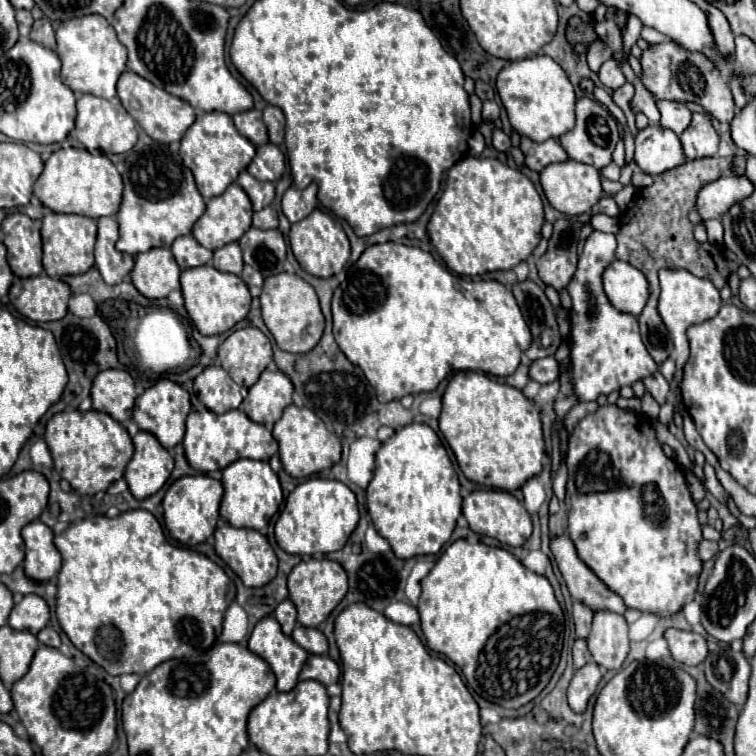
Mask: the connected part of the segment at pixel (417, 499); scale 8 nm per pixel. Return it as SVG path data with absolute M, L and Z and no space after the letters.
M408 424L396 430L396 434L380 446L376 454L374 478L366 490L366 504L376 530L390 542L394 554L402 560L424 554L438 554L440 548L450 540L456 528L456 520L462 514L460 482L446 448L428 424Z

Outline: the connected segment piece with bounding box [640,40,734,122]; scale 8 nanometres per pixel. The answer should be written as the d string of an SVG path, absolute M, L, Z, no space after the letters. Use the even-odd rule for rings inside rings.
M660 42L652 44L648 50L642 52L640 58L642 76L640 80L644 86L656 94L656 98L664 100L688 100L700 104L708 114L712 114L718 122L732 122L734 118L734 100L730 94L728 82L722 78L718 68L698 52L688 52L674 42Z

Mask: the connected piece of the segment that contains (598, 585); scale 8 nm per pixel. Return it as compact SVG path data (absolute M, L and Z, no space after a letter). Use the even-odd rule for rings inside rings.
M560 536L550 542L552 554L556 556L558 568L568 584L568 590L574 600L586 602L590 610L610 610L614 614L624 614L626 606L620 596L610 592L596 574L578 558L576 548L570 538Z

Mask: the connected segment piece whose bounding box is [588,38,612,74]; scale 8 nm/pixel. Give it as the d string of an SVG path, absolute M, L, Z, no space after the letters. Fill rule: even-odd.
M598 38L598 42L594 42L594 46L588 50L588 66L594 74L598 74L598 70L604 60L608 60L612 56L612 50L604 44L604 41Z

